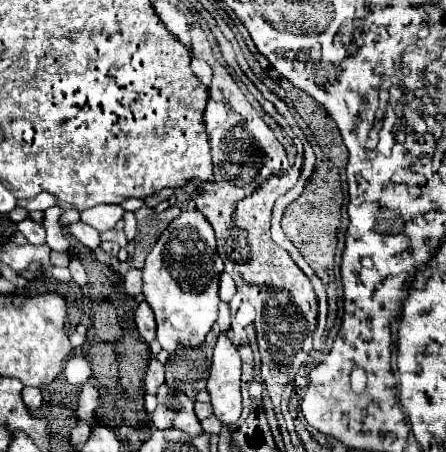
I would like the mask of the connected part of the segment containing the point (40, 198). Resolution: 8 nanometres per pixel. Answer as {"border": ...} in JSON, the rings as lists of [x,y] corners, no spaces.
{"border":[[[44,191],[44,193],[40,193],[40,195],[32,197],[32,199],[20,199],[16,205],[18,207],[24,207],[28,211],[46,211],[48,207],[58,205],[58,197],[56,195],[52,197],[52,193],[46,193]]]}

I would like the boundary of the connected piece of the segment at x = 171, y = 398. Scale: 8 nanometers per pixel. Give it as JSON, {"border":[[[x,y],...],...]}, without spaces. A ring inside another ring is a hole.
{"border":[[[162,383],[158,387],[156,399],[158,399],[158,407],[150,415],[152,425],[156,429],[174,427],[174,429],[180,429],[188,435],[200,435],[202,433],[200,421],[194,413],[194,401],[188,399],[184,391],[172,389],[166,383]]]}

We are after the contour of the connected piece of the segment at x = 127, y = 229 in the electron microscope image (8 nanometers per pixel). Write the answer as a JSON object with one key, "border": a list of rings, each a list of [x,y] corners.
{"border":[[[126,211],[124,217],[122,217],[122,221],[124,221],[124,233],[126,233],[128,241],[132,241],[134,235],[136,235],[136,219],[134,219],[134,213],[132,211]]]}

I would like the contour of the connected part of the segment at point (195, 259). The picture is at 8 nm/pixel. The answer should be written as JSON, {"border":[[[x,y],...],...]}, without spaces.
{"border":[[[188,209],[182,211],[160,235],[156,245],[146,257],[144,263],[144,297],[148,305],[152,307],[156,315],[156,325],[158,325],[158,341],[164,351],[172,353],[180,345],[196,347],[204,341],[206,333],[212,329],[218,317],[218,275],[222,271],[208,271],[208,267],[224,267],[222,259],[216,253],[216,237],[212,225],[206,221],[206,217],[198,209]]]}

